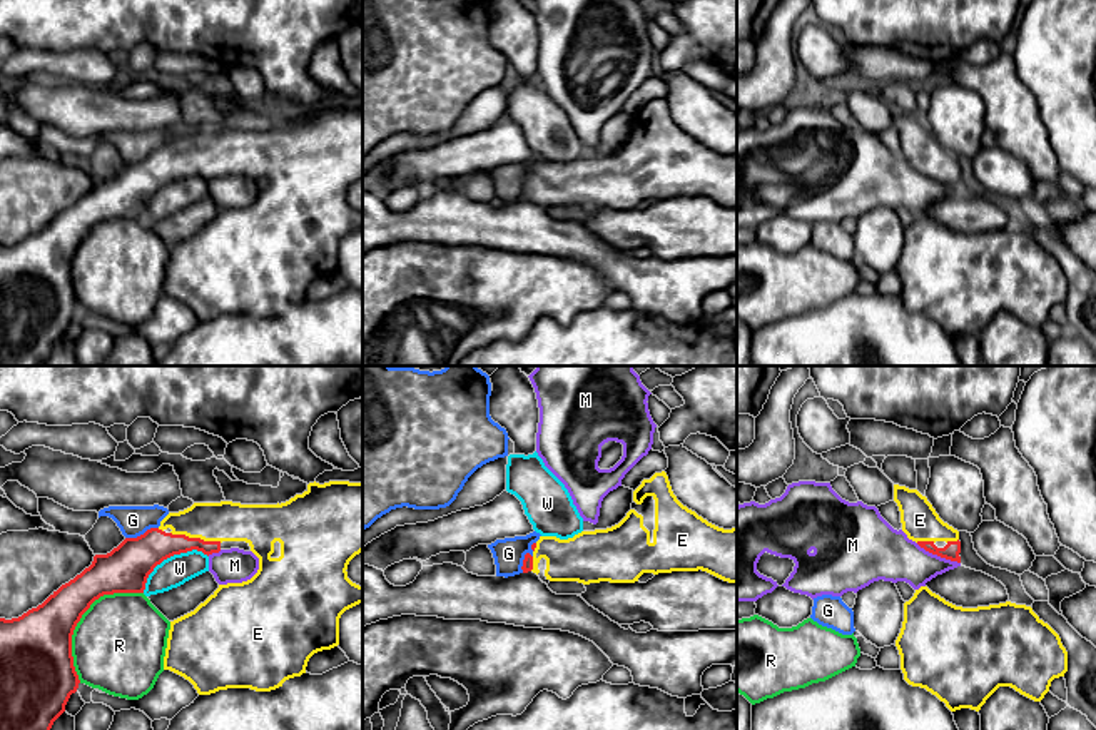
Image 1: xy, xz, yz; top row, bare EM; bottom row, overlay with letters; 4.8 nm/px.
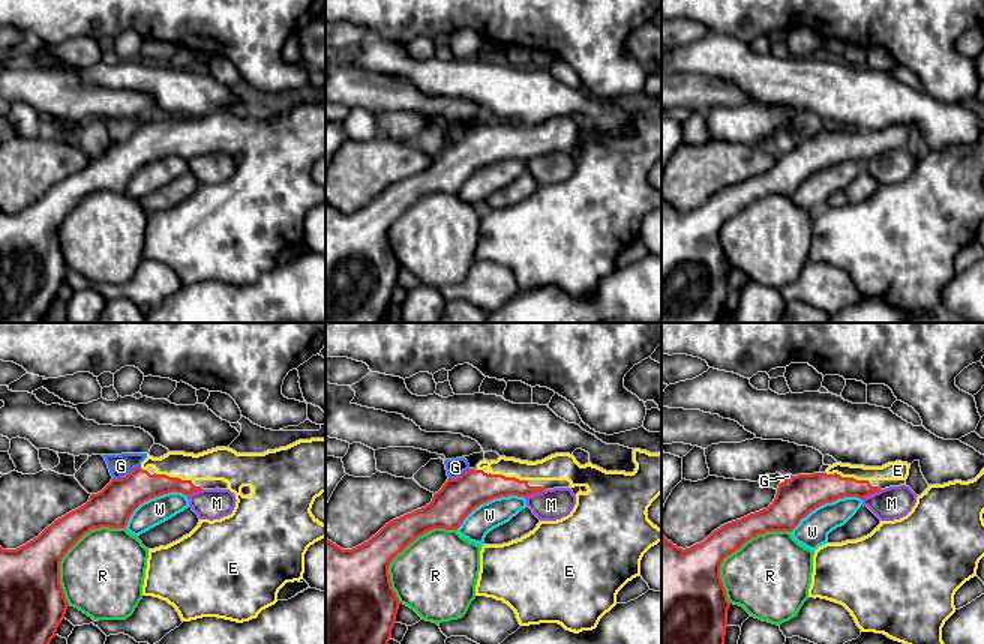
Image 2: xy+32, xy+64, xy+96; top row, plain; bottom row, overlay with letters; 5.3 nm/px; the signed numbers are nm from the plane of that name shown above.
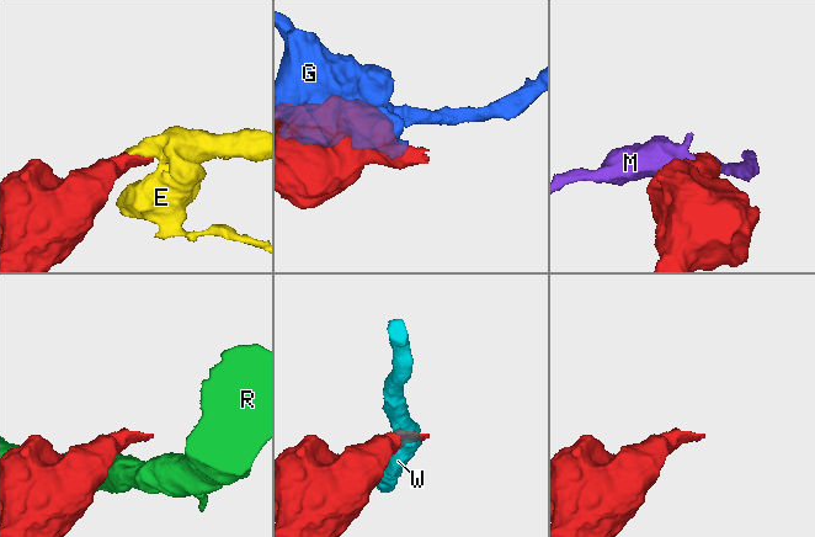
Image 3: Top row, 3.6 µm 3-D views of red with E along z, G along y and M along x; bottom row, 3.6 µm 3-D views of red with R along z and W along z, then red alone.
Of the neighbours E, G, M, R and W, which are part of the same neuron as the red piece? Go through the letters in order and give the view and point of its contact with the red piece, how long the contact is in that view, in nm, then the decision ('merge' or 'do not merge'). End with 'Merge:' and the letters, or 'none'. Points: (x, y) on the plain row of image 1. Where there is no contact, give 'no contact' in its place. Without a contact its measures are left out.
E: meets red in xy at (196, 164); contact 260 nm long; merge
G: meets red in xy at (141, 161); contact 170 nm long; do not merge
M: meets red in yz at (938, 181); contact 240 nm long; do not merge
R: meets red in xy at (81, 243); contact 550 nm long; do not merge
W: meets red in xy at (169, 182); contact 360 nm long; do not merge
Merge: E

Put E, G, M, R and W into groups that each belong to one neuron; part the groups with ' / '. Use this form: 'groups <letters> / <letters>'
groups E / G / M / R / W

